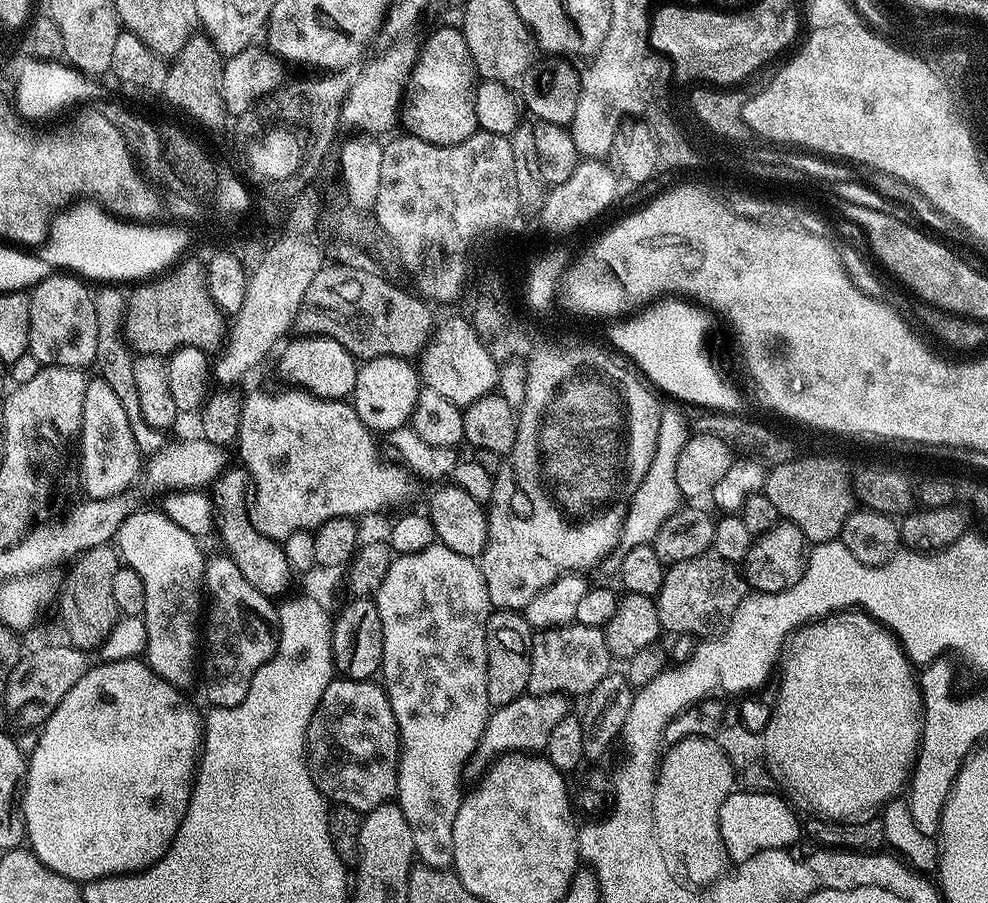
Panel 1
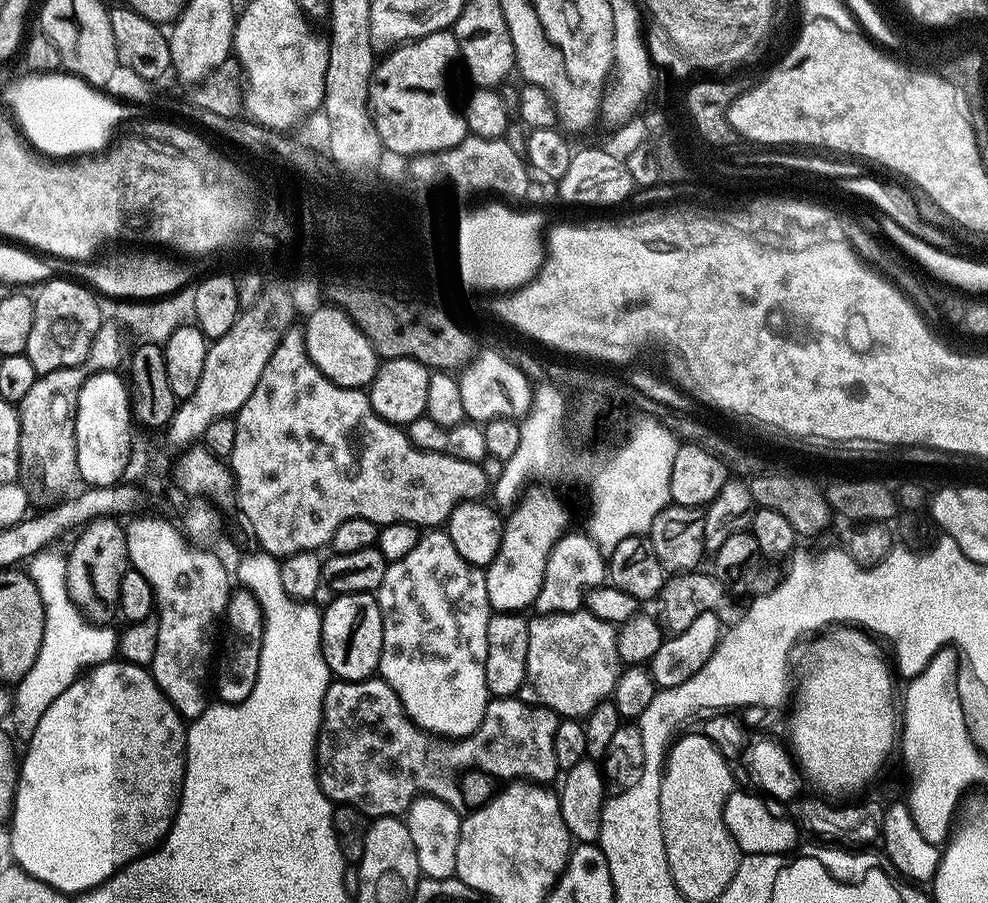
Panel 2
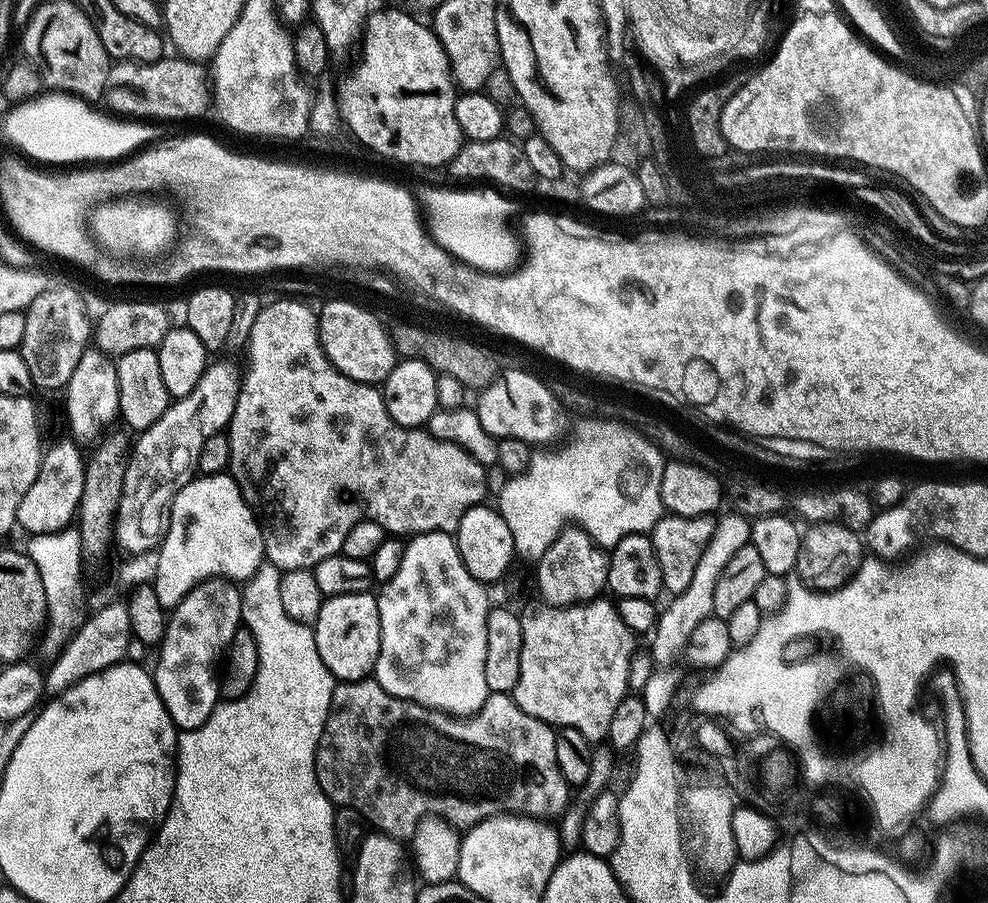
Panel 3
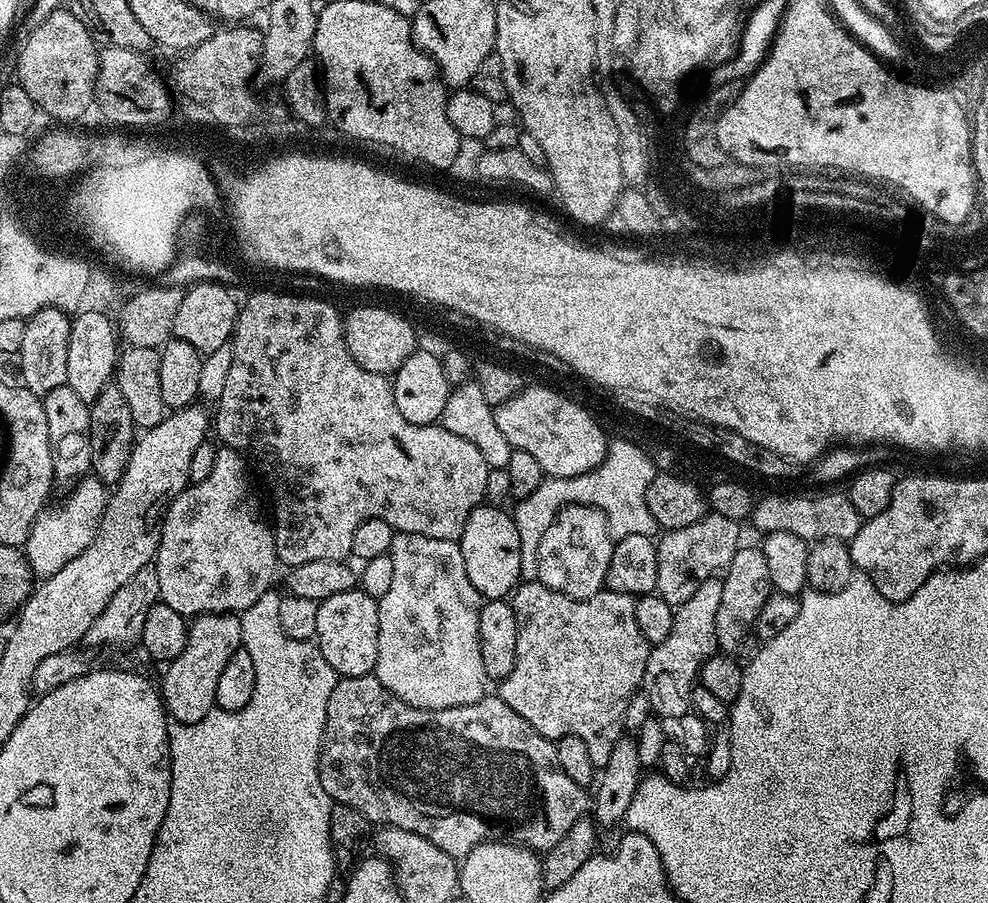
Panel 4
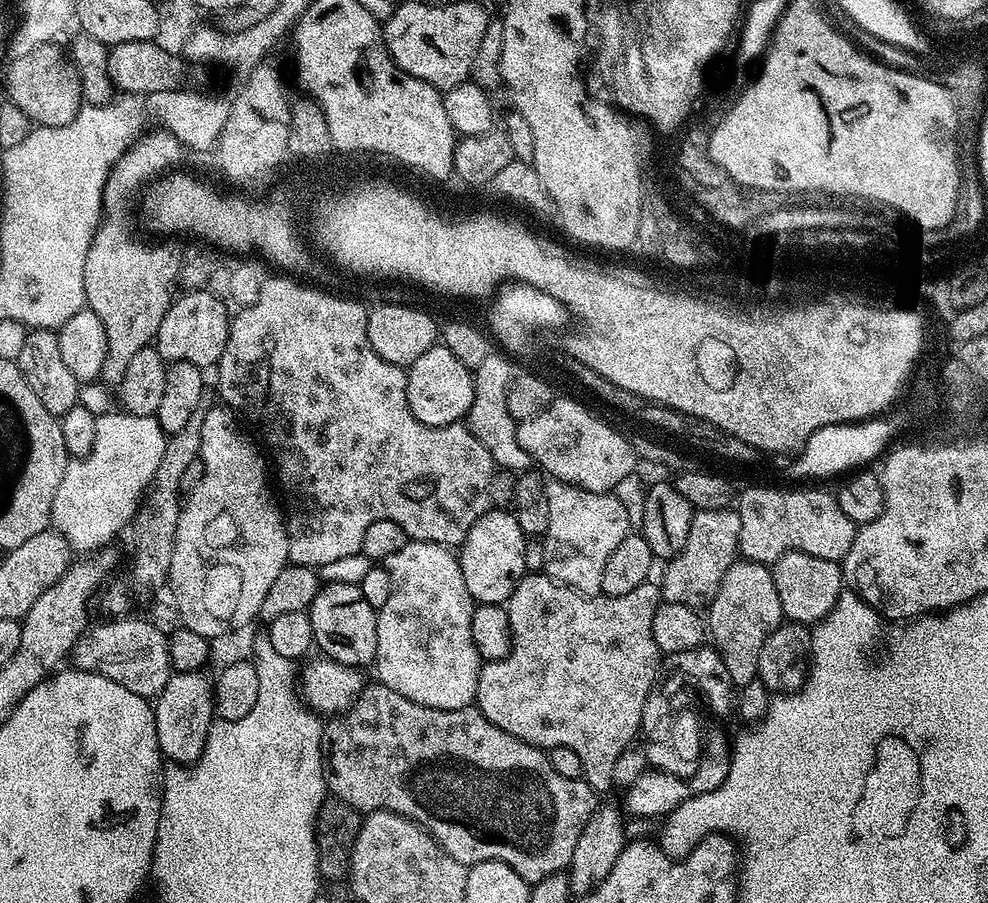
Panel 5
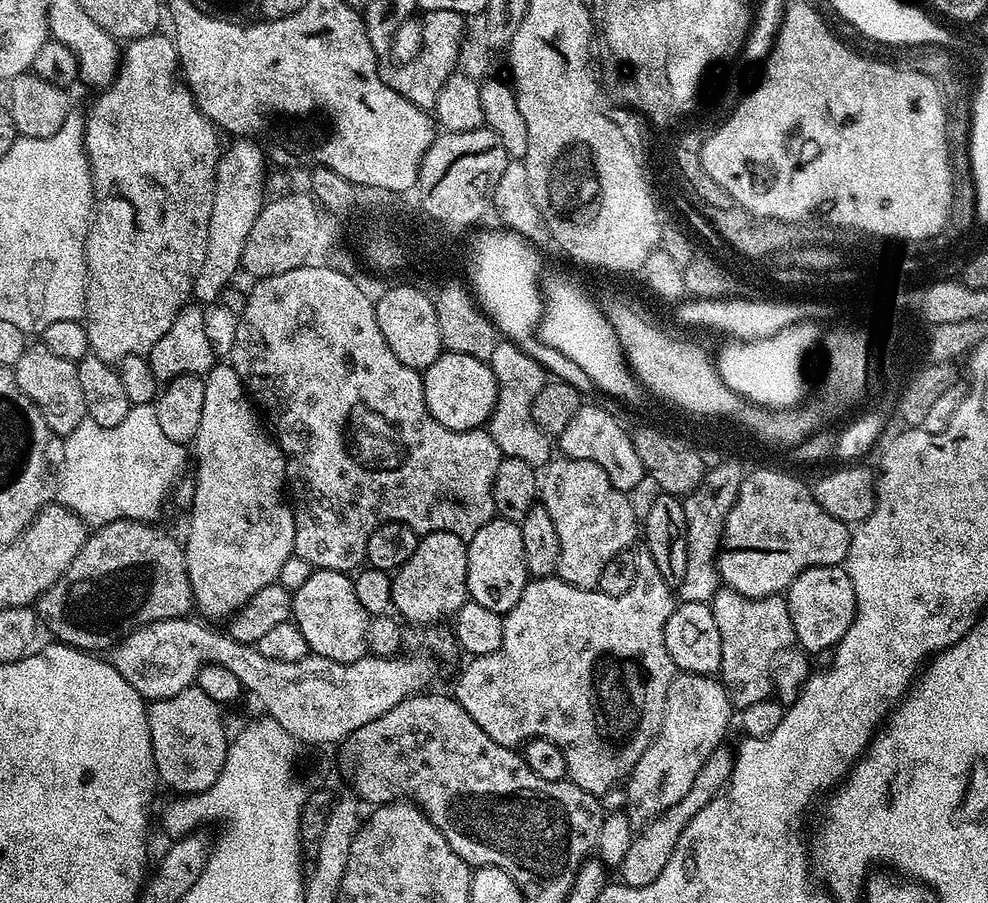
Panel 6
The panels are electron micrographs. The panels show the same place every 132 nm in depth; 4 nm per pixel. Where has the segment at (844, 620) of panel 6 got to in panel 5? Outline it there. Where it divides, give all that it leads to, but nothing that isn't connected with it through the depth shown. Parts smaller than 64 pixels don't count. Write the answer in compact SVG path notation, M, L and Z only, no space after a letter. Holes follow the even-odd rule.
M787 552L771 565L778 602L782 602L785 617L794 623L815 626L834 610L841 592L845 591L844 573L834 560L814 558L805 552Z

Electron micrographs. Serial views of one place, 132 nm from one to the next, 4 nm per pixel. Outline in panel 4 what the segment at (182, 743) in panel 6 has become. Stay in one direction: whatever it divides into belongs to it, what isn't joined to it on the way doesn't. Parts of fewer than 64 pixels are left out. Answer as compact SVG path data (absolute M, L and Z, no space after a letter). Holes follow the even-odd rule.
M205 612L188 624L188 645L178 658L167 661L164 681L159 681L158 691L167 715L178 724L193 724L210 709L216 707L218 678L226 662L241 648L240 618L230 612Z

